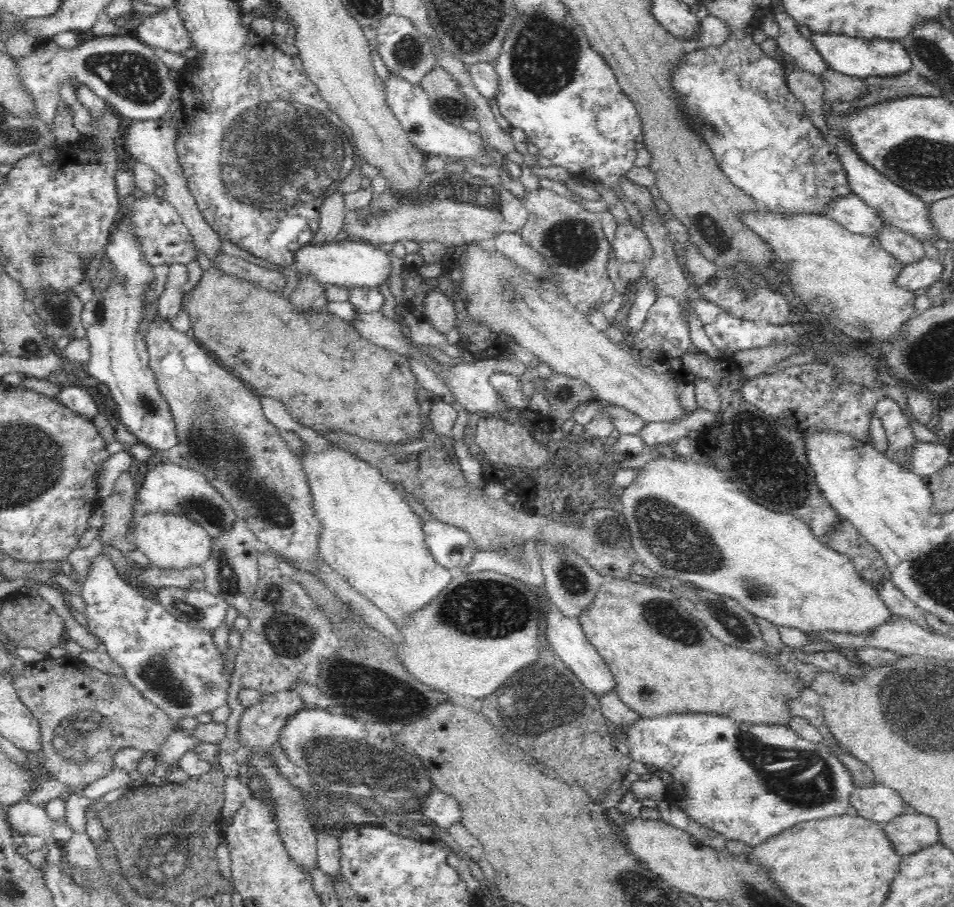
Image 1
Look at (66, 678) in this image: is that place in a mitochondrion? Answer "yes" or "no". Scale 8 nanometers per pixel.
no

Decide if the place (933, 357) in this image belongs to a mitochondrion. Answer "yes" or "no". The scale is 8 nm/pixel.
yes

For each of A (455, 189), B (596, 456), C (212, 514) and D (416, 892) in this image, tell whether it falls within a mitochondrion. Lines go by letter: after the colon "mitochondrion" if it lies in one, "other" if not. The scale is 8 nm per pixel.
A: mitochondrion
B: other
C: mitochondrion
D: mitochondrion

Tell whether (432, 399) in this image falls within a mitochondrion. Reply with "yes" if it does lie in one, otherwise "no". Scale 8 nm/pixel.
no

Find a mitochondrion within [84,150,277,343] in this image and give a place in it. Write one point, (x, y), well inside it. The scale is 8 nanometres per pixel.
(100, 312)

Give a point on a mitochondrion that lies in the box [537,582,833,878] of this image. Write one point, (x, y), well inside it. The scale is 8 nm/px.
(660, 614)

